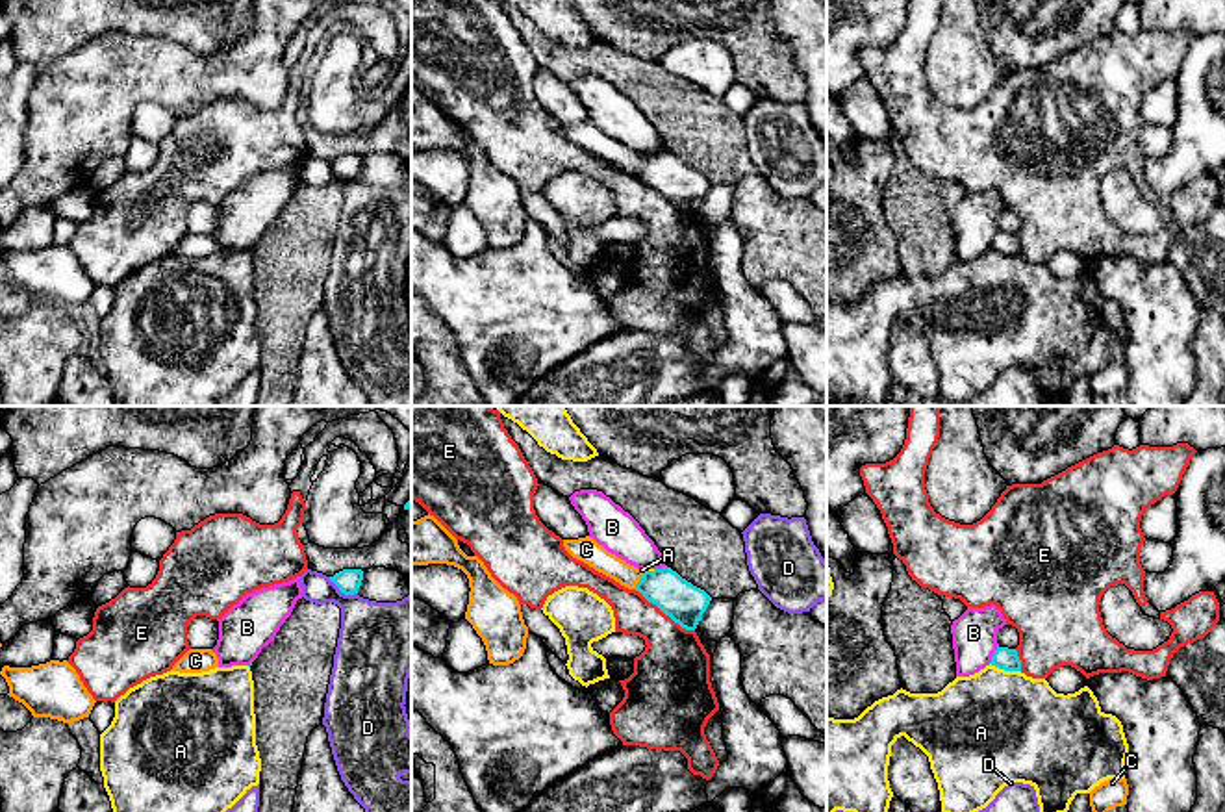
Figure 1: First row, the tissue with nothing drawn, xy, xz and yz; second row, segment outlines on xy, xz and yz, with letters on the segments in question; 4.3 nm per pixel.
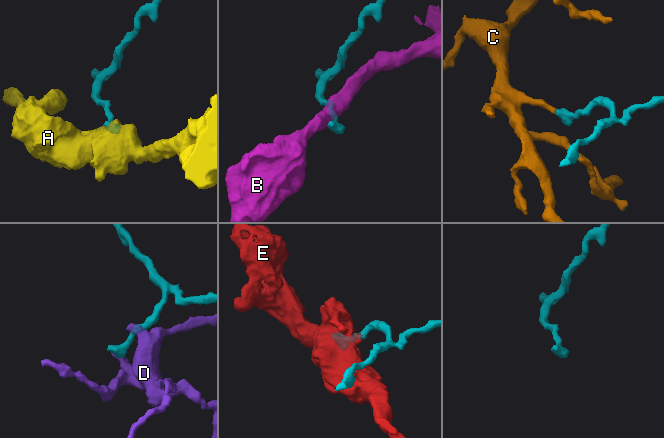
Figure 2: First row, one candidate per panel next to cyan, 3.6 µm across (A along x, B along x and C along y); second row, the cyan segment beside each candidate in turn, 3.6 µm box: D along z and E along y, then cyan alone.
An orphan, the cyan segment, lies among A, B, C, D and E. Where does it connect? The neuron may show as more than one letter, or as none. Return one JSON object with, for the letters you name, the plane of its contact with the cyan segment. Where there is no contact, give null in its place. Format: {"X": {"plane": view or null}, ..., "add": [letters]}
{"C": {"plane": "xz"}, "add": ["C"]}

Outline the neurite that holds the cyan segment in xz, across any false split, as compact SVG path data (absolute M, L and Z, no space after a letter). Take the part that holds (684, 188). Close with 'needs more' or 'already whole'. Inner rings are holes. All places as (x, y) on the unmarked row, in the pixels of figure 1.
M593 122L563 124L565 135L613 163L628 174L639 176L649 187L656 189L665 200L686 215L695 215L712 182L682 163L671 152L641 156L615 139L608 137Z | needs more

